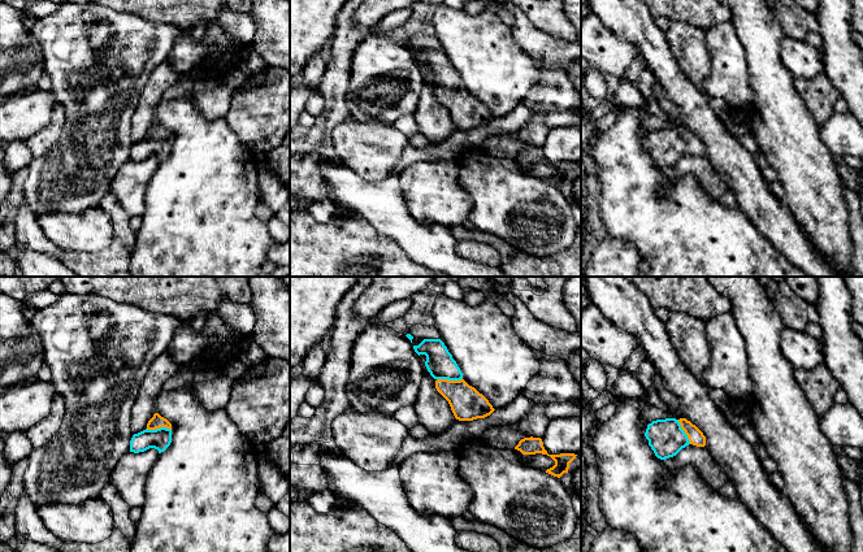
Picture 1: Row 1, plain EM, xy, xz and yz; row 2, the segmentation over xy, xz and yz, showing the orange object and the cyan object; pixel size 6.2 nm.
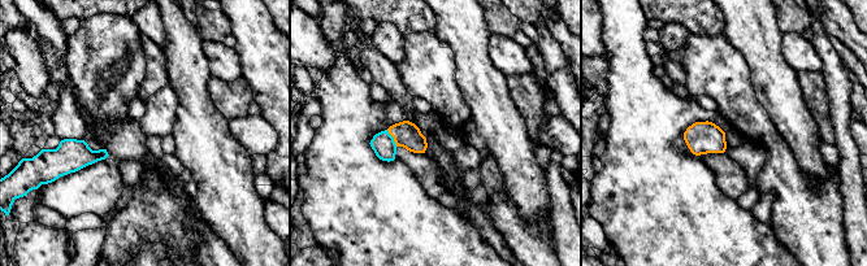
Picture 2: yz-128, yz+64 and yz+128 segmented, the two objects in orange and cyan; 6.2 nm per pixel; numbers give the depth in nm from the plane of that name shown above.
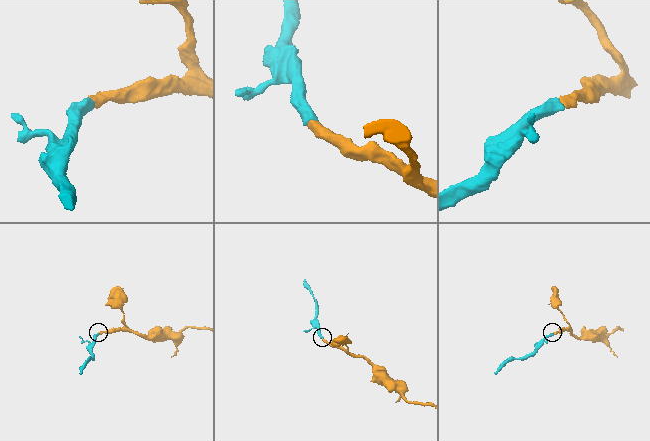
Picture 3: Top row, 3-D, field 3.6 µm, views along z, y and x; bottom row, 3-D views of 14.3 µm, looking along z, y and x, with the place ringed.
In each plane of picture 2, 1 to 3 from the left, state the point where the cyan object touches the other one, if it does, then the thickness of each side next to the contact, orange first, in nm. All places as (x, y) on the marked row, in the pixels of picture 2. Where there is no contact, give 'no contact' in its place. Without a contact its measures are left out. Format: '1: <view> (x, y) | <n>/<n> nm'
1: no contact
2: yz+64 (393, 136) | 160/140 nm
3: no contact

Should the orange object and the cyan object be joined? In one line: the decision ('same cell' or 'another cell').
same cell

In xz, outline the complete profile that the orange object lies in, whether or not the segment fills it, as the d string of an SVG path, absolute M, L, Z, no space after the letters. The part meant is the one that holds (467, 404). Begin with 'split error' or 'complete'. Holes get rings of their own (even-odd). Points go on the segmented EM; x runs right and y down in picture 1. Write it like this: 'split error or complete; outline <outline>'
split error; outline M424 339L413 349L419 356L426 356L425 366L456 420L485 418L495 410L482 394L463 379L460 368L441 339Z

